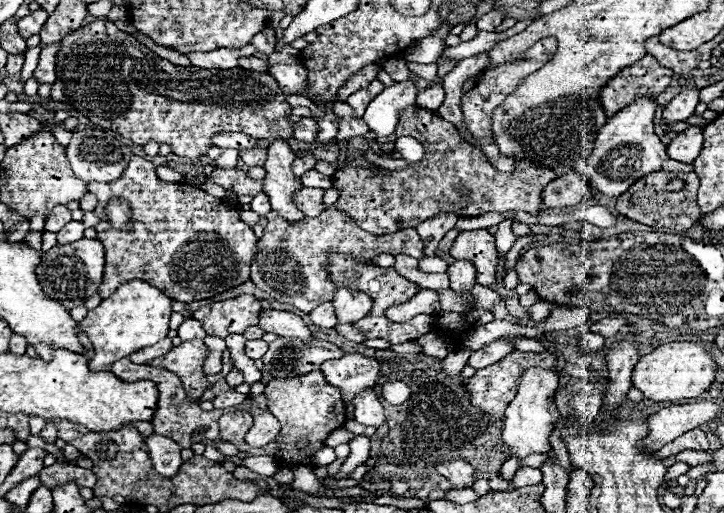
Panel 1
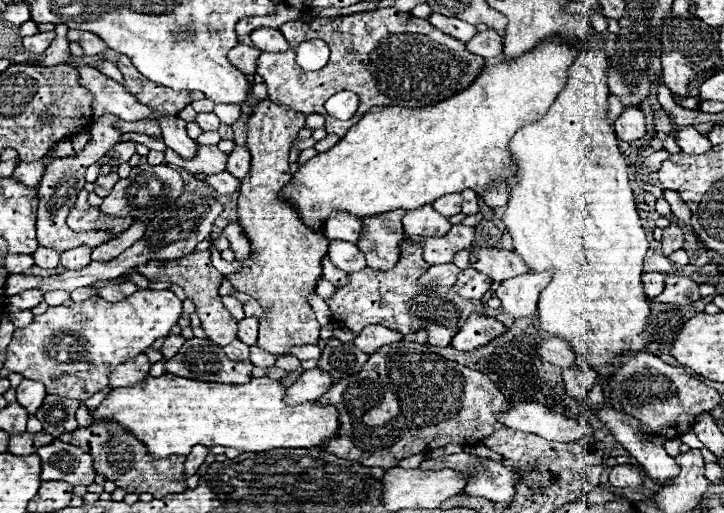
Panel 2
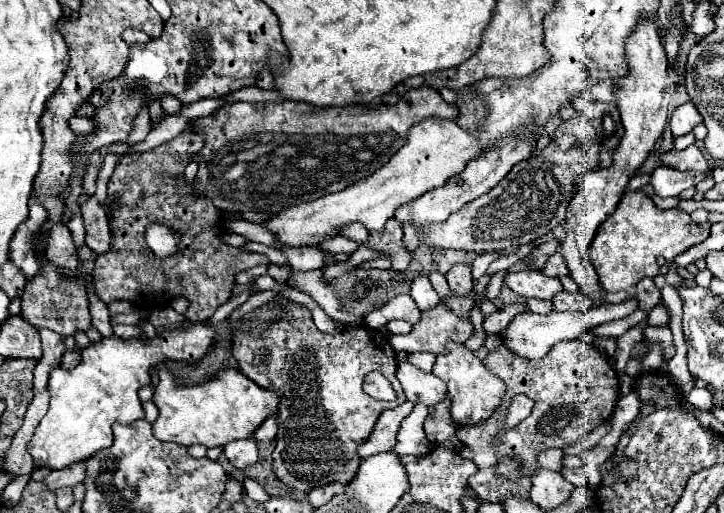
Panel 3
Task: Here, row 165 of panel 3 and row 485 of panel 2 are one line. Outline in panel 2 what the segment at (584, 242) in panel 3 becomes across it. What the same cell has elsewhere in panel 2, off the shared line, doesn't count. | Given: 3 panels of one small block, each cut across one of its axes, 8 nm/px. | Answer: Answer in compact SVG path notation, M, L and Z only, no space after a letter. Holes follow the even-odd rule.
M632 464L614 466L608 480L616 488L640 488L642 486L642 468L632 466Z

